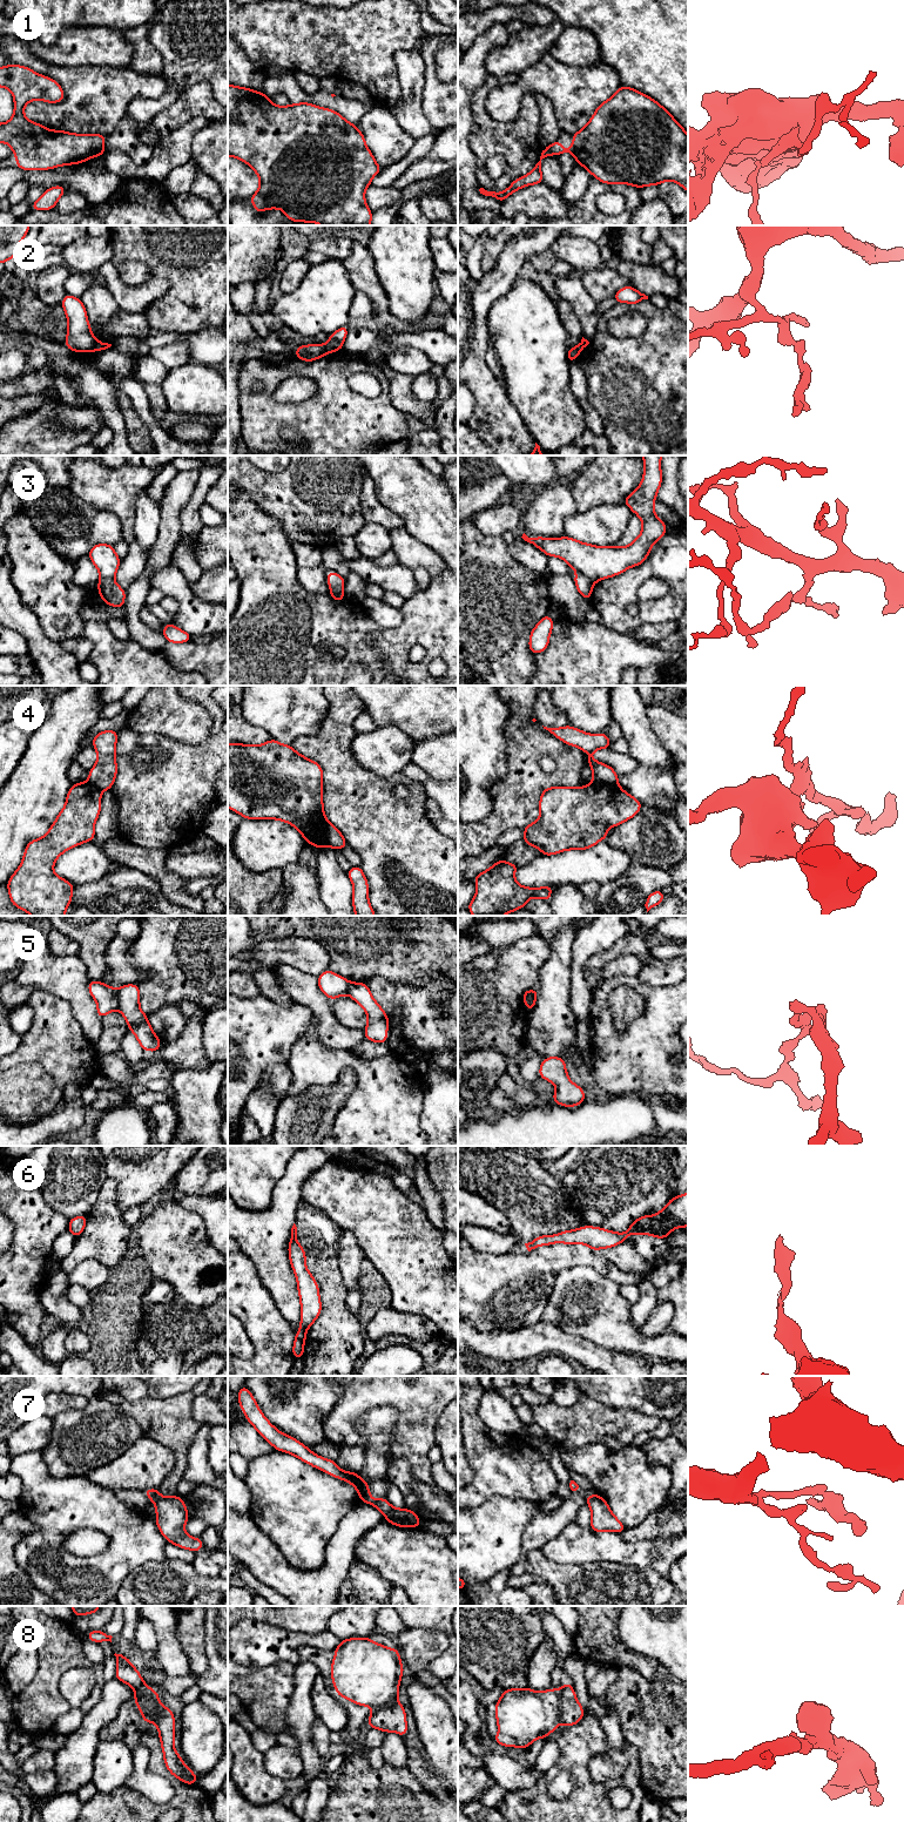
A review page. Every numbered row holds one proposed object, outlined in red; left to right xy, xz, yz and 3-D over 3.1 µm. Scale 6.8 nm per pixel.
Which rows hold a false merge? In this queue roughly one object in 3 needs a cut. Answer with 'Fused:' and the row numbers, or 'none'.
Fused: 1, 2, 3, 4, 5, 6, 7, 8

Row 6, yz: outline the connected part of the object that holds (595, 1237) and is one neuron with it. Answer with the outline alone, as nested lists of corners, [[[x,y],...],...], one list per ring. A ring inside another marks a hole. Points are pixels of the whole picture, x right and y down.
[[[643,1215],[633,1221],[626,1233],[614,1233],[600,1227],[583,1226],[573,1230],[565,1230],[556,1235],[542,1235],[535,1237],[532,1242],[525,1243],[528,1251],[540,1246],[553,1243],[579,1243],[588,1246],[593,1251],[598,1249],[612,1248],[625,1242],[632,1234],[649,1229],[654,1223],[653,1215]]]

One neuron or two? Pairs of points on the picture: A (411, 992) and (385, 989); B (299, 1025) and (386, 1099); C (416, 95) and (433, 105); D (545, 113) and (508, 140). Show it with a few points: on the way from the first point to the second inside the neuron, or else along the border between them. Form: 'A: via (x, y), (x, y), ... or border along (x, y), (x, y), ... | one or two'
A: via (405, 992), (391, 992) | one
B: border along (314, 1033), (302, 1036), (290, 1053) | two
C: border along (423, 72), (422, 112), (432, 125) | two
D: border along (532, 92), (539, 108), (540, 144) | two

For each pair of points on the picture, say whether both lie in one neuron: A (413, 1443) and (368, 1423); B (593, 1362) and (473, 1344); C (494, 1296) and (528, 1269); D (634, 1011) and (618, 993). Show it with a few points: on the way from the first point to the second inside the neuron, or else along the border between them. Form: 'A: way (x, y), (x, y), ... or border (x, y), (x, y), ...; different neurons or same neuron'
A: border (391, 1405), (397, 1421), (385, 1459); different neurons
B: way (564, 1344), (503, 1344); same neuron
C: way (503, 1291), (506, 1291), (520, 1277); same neuron
D: way (629, 1006), (621, 998); same neuron

